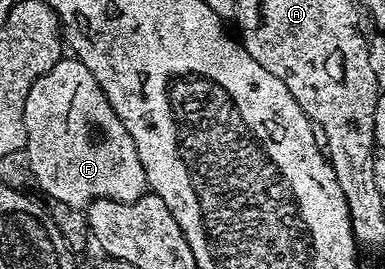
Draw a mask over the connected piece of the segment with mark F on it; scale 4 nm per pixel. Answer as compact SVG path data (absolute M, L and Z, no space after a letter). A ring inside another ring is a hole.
M64 57L49 69L37 81L33 81L33 89L29 89L29 97L25 97L25 148L31 166L31 178L41 190L47 194L48 200L65 201L70 207L86 208L94 199L112 199L122 203L132 203L148 194L149 188L145 169L141 165L141 157L137 157L137 145L133 145L133 137L129 137L129 129L121 125L121 117L107 100L107 94L93 77L85 65L74 57Z

